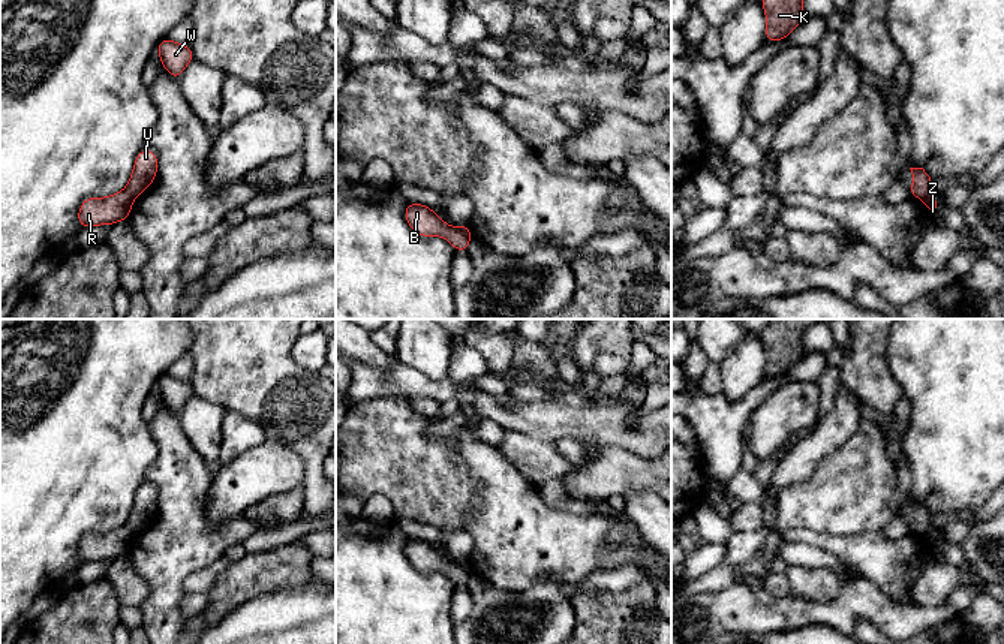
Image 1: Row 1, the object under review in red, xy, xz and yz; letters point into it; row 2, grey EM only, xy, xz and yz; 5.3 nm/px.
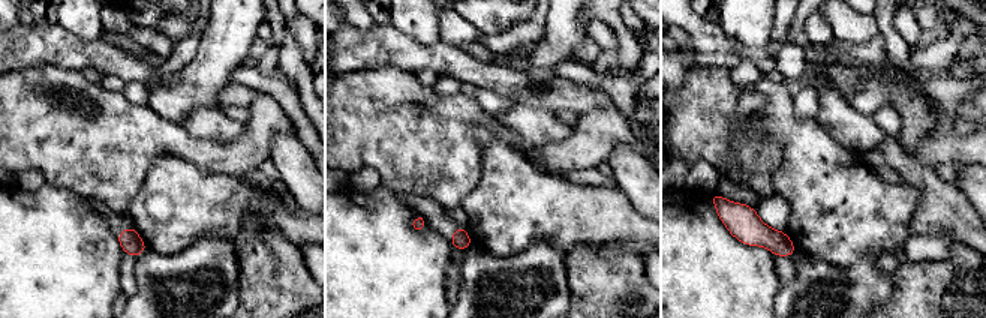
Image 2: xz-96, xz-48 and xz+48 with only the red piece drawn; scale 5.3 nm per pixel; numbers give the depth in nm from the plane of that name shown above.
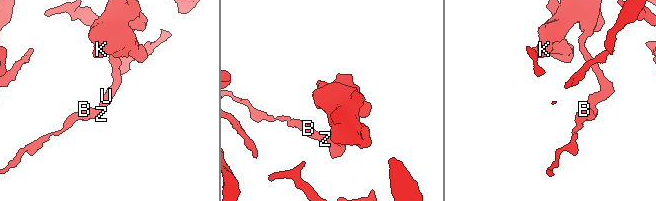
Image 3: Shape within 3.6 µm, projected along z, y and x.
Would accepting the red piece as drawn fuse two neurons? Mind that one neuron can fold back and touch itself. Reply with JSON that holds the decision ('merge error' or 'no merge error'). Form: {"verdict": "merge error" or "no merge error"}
{"verdict": "merge error"}

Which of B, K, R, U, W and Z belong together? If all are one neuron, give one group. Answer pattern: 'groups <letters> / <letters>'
groups B R Z / K U W

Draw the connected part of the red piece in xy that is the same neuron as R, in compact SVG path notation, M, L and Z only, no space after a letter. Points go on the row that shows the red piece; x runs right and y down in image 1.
M126 190L108 198L85 198L78 210L79 228L109 225L127 220L133 204L133 196Z

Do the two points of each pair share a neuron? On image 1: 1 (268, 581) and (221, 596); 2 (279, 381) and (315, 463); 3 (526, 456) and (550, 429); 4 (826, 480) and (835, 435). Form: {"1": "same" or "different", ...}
{"1": "same", "2": "same", "3": "different", "4": "different"}

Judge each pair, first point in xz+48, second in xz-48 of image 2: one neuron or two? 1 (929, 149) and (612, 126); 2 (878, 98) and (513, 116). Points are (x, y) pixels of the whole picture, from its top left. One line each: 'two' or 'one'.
1: one
2: two

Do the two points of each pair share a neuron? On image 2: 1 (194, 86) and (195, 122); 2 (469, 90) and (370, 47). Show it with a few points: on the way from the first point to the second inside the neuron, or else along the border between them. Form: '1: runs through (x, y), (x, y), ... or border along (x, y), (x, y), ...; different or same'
1: border along (216, 107), (197, 108), (179, 123); different
2: border along (462, 81), (478, 87); different

